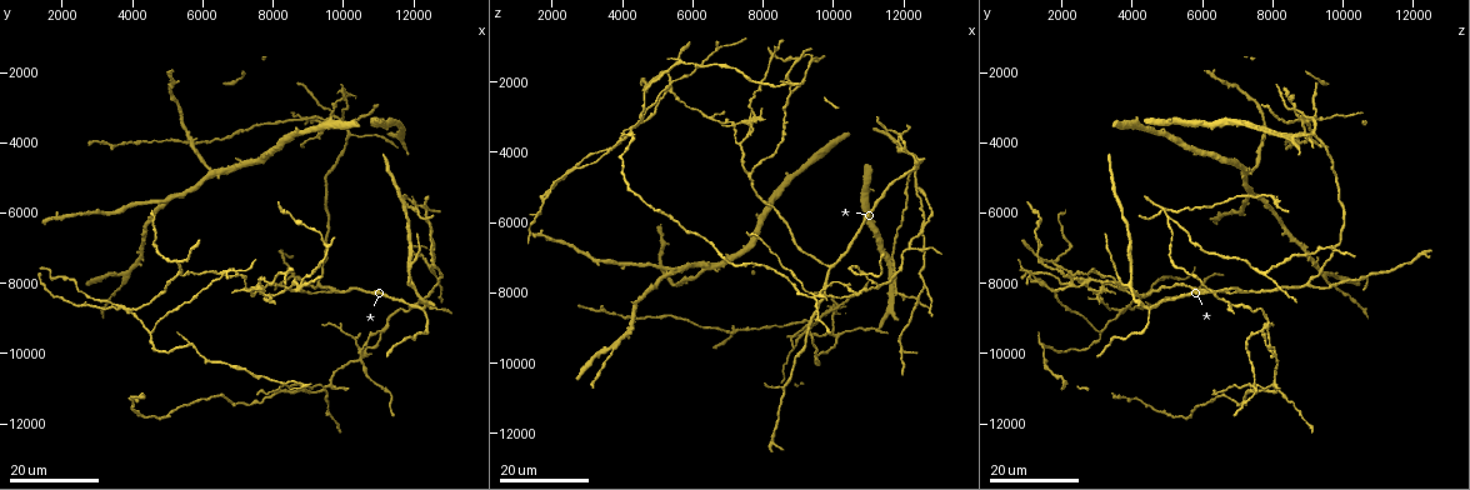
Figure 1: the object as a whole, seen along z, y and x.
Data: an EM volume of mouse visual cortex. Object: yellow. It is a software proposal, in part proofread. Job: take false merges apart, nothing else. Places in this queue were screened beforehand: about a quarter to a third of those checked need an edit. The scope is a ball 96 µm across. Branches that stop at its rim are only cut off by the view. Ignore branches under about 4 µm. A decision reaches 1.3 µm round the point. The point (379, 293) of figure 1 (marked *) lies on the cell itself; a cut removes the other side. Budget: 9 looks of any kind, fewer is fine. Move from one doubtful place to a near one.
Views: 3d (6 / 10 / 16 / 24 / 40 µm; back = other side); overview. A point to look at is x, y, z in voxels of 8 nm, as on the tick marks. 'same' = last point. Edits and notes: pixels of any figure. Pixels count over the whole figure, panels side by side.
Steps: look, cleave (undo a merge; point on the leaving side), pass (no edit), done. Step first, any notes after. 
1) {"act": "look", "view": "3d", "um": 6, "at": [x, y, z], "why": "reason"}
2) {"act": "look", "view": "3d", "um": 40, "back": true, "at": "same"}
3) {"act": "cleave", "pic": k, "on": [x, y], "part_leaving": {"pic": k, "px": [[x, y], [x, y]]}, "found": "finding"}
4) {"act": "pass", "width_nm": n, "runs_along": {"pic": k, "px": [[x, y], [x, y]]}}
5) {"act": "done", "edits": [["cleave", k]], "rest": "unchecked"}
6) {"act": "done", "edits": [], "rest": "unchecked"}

{"act": "look", "view": "3d", "um": 16, "at": [9500, 10900, 8100], "why": "thin arm on a thick one"}

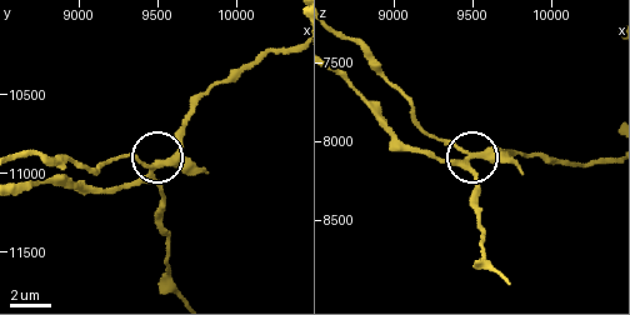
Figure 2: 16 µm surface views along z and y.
{"act": "look", "view": "3d", "um": 6, "at": [9440, 10960, 8080]}

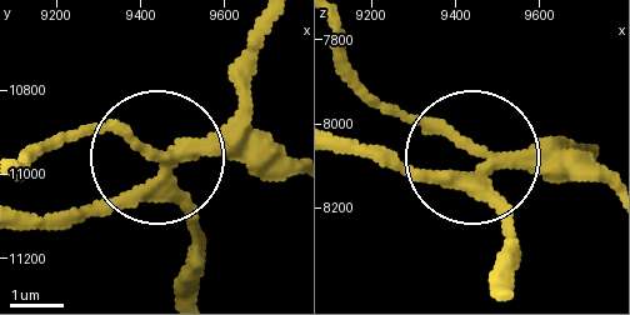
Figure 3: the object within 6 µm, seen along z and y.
{"act": "cleave", "pic": 3, "on": [290, 173], "part_leaving": {"pic": 3, "px": [[208, 149], [65, 136], [20, 163]]}, "found": "two cells meet here"}

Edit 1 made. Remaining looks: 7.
{"act": "look", "view": "3d", "um": 24, "at": [11300, 9200, 7800], "why": "three-way junction"}

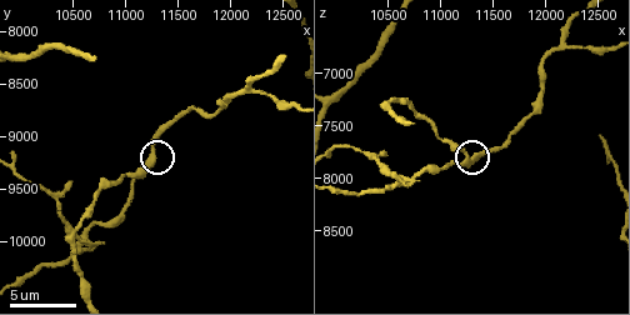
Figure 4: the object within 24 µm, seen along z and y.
{"act": "look", "view": "3d", "um": 6, "at": [11240, 9260, 7820], "why": "zoom in"}

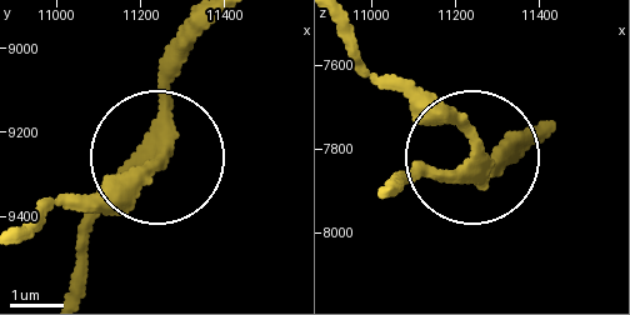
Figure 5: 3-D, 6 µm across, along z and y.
{"act": "pass", "width_nm": 280, "found": "continuous, no second cell"}

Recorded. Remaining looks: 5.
{"act": "look", "view": "3d", "um": 6, "at": [12160, 8520, 6720], "why": "arms part here"}

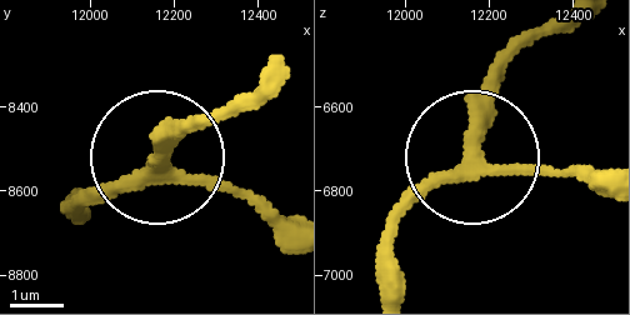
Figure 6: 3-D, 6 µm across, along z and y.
{"act": "pass", "runs_along": {"pic": 6, "px": [[393, 284], [398, 230], [460, 171], [590, 163]]}, "found": "one cell here"}

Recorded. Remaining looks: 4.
{"act": "look", "view": "3d", "um": 24, "at": [12600, 7700, 7900], "why": "two arms in line, one across"}

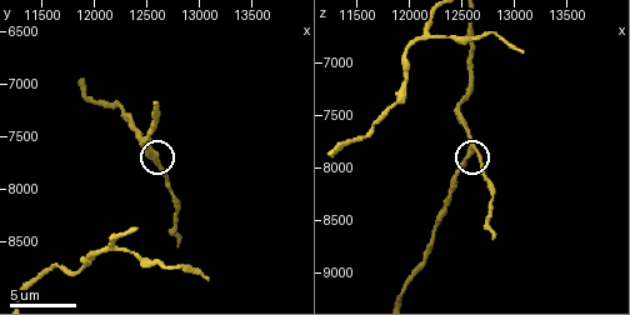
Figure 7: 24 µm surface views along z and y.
{"act": "look", "view": "3d", "um": 10, "at": [12580, 7740, 7800]}

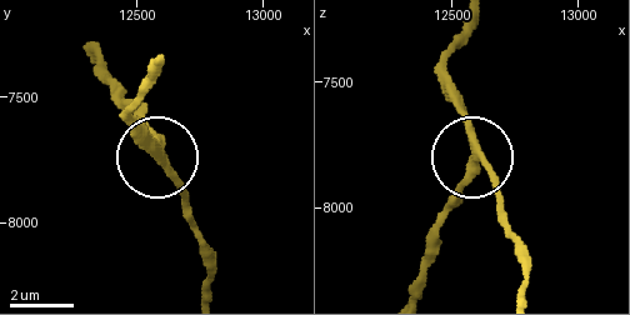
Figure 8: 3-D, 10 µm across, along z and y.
{"act": "pass", "runs_along": {"pic": 8, "px": [[473, 25], [450, 58], [448, 90], [501, 208]]}, "found": "one cell here"}

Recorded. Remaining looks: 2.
{"act": "done", "edits": [["cleave", 3]], "rest": "unchecked"}

